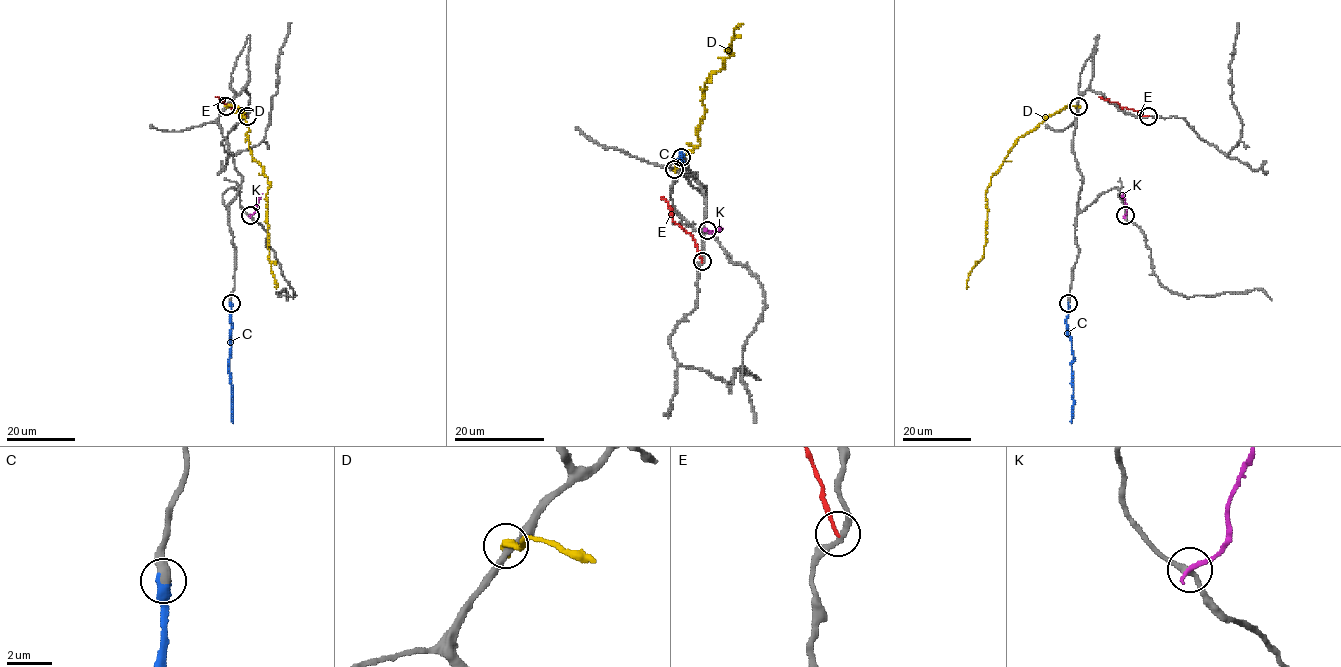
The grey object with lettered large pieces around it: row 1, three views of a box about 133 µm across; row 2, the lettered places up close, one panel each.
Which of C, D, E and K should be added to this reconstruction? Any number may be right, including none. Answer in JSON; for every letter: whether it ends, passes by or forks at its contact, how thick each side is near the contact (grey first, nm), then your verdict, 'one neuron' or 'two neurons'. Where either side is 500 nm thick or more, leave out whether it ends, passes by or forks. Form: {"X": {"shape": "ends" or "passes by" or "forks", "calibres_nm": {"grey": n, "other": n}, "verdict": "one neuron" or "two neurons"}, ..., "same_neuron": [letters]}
{"C": {"calibres_nm": {"grey": 500, "other": 480}, "verdict": "one neuron"}, "D": {"shape": "ends", "calibres_nm": {"grey": 320, "other": 380}, "verdict": "two neurons"}, "E": {"shape": "ends", "calibres_nm": {"grey": 240, "other": 140}, "verdict": "two neurons"}, "K": {"shape": "ends", "calibres_nm": {"grey": 240, "other": 200}, "verdict": "two neurons"}, "same_neuron": ["C"]}

